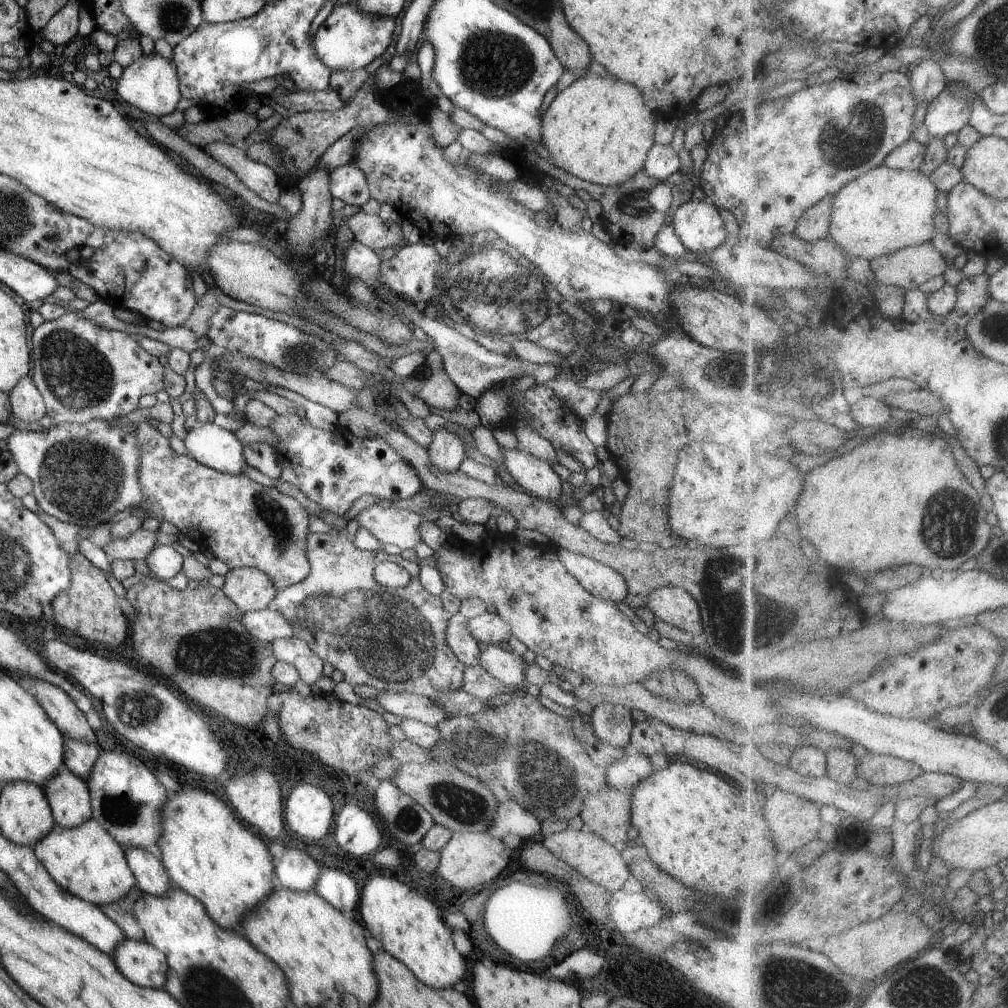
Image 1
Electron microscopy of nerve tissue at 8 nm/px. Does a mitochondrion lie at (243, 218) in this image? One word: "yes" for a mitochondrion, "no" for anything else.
no

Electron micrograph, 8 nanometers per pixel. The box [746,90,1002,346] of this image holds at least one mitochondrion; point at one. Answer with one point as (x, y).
(855, 135)

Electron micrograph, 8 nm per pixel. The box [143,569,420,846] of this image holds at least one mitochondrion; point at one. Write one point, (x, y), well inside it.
(218, 651)

